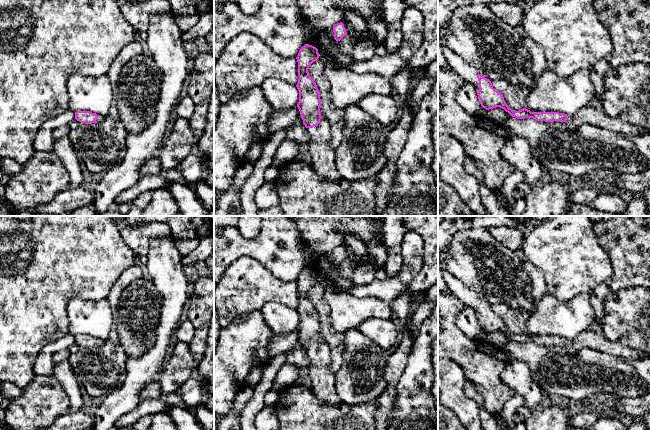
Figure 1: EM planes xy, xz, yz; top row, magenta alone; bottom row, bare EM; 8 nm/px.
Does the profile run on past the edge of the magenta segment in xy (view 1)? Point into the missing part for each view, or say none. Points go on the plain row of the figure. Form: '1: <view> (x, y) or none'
1: xy (100, 342)

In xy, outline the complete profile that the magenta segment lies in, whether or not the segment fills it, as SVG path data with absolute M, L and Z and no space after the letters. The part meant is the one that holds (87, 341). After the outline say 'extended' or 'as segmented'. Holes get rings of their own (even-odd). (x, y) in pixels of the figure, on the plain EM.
M77 335L75 336L75 343L81 347L92 348L102 346L104 341L90 335Z | extended

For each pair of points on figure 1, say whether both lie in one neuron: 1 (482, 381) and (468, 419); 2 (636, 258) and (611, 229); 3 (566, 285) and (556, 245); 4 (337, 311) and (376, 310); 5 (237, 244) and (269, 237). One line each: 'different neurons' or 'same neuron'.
1: different neurons
2: same neuron
3: same neuron
4: same neuron
5: same neuron

